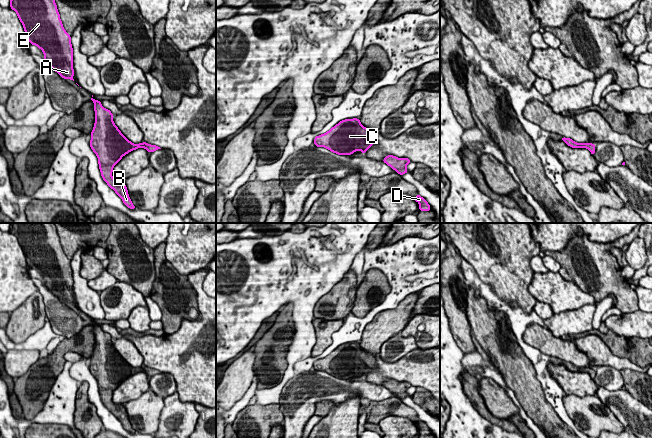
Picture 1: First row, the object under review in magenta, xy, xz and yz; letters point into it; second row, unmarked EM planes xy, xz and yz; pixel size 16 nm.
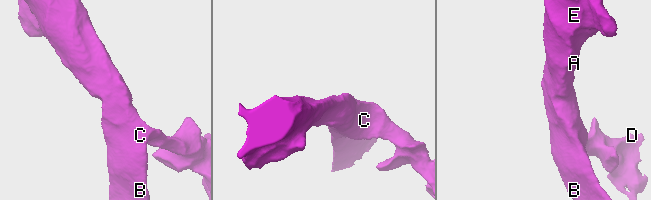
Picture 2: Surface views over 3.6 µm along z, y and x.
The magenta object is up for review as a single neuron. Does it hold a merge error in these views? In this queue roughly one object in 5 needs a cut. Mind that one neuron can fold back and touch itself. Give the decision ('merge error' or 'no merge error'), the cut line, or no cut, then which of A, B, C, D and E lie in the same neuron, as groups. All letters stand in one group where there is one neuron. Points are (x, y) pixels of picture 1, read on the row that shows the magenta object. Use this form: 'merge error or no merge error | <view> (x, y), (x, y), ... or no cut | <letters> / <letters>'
no merge error | no cut | A B C D E

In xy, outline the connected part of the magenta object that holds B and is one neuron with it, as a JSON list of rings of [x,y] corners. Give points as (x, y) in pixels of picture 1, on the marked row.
[[[91,100],[94,102],[95,123],[89,145],[98,158],[101,176],[128,208],[135,209],[124,181],[112,177],[113,167],[123,156],[138,148],[145,148],[149,153],[161,148],[146,142],[134,144],[129,141],[114,124],[111,111],[104,108],[101,101]]]

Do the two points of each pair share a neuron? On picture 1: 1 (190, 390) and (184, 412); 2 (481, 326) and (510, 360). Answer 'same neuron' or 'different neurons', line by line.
1: different neurons
2: same neuron

